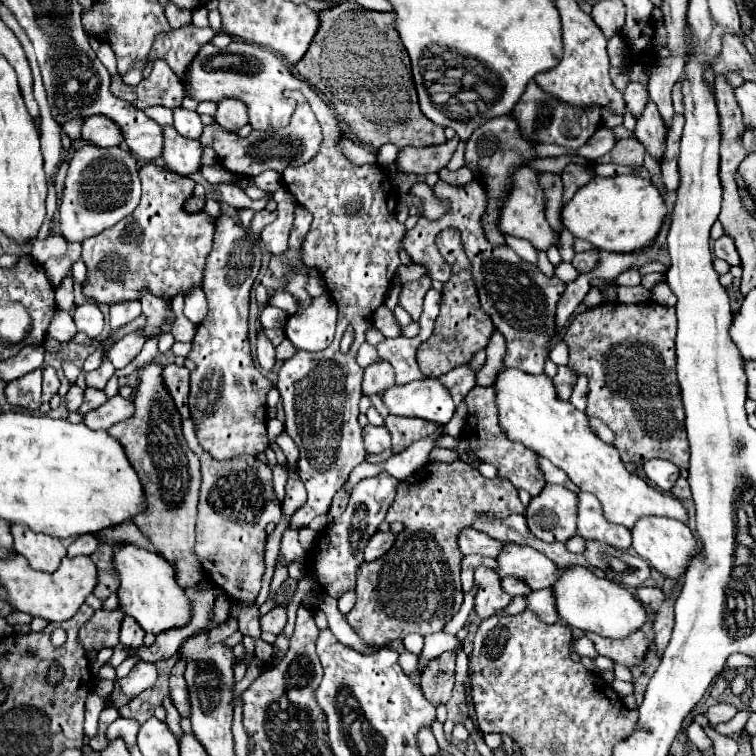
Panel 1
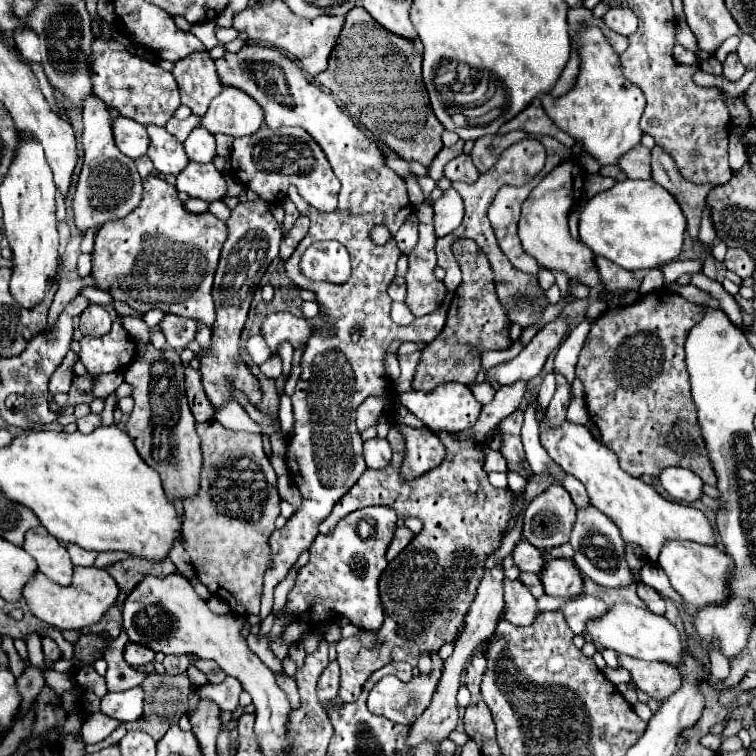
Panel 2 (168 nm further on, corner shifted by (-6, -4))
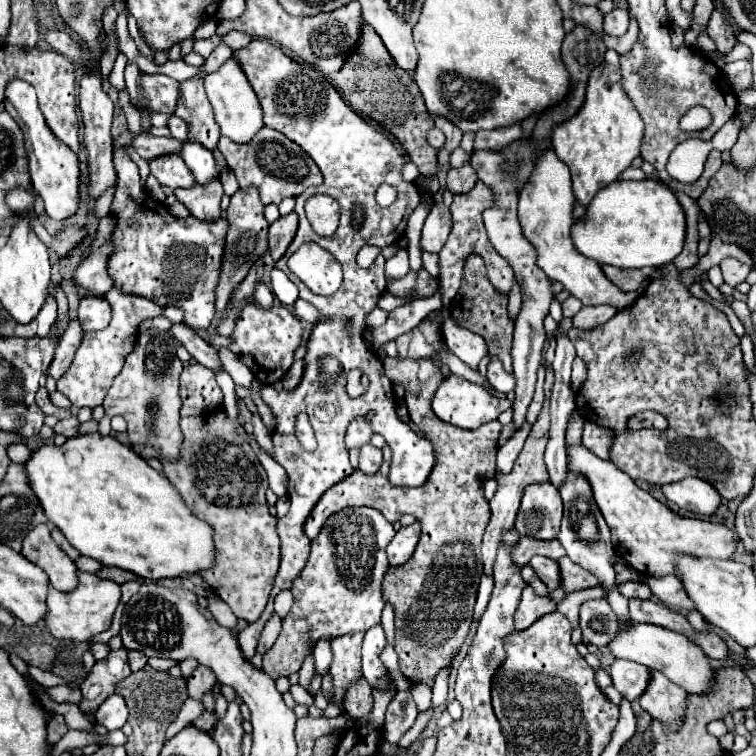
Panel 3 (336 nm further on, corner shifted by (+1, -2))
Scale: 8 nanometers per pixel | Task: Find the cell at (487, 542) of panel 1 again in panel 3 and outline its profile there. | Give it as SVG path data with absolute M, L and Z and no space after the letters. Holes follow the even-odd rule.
M537 555L529 561L529 565L535 569L537 577L549 587L549 591L559 587L559 565L557 565L557 561Z

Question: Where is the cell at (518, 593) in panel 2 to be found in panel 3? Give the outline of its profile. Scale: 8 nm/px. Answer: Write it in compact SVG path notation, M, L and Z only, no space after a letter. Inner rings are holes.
M525 585L517 613L513 617L515 629L523 631L531 623L535 623L537 617L543 617L545 613L551 613L551 611L555 611L555 601L551 597L537 597L533 593L533 589L529 589L529 585Z

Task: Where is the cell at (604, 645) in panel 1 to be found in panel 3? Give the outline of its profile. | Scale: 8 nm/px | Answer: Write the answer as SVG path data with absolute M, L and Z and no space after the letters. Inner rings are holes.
M651 669L649 685L639 697L639 703L653 719L665 721L673 729L681 715L685 715L685 697L685 689L677 687L665 675Z

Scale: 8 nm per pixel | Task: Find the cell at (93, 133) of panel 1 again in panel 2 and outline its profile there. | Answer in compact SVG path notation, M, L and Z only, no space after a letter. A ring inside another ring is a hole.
M128 117L114 119L114 139L116 139L116 147L130 159L138 159L146 155L146 149L150 145L146 127Z

